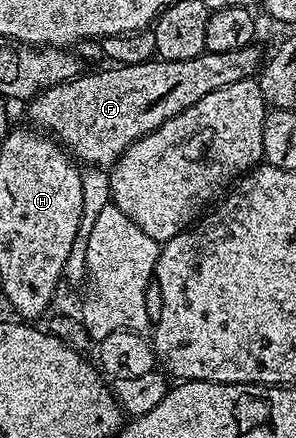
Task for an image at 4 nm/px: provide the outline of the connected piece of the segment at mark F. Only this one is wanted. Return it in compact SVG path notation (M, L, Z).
M260 45L235 48L235 52L206 52L191 60L150 60L130 66L110 65L98 74L82 72L76 78L28 99L29 118L38 131L52 136L78 163L109 168L121 153L167 120L211 92L239 80L253 78L263 62Z

